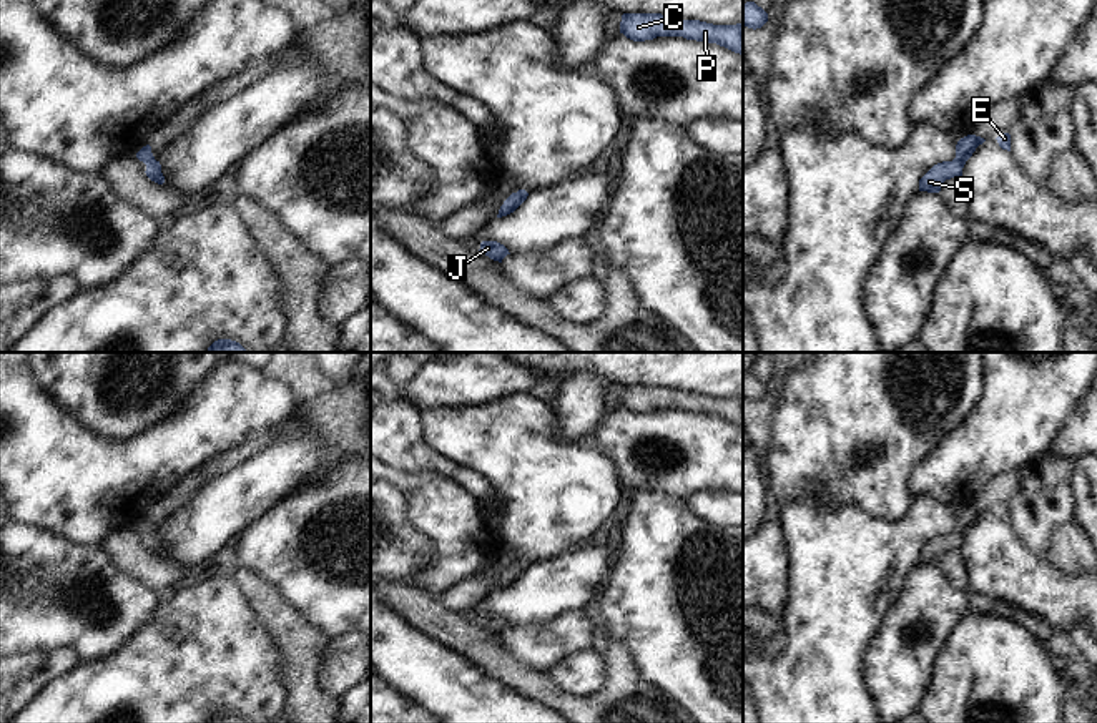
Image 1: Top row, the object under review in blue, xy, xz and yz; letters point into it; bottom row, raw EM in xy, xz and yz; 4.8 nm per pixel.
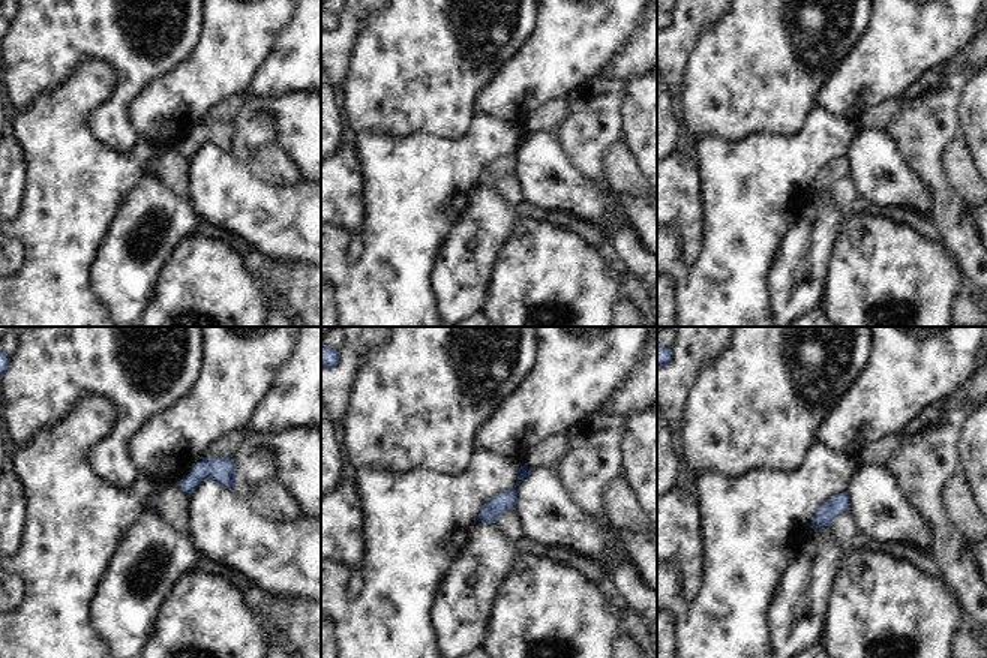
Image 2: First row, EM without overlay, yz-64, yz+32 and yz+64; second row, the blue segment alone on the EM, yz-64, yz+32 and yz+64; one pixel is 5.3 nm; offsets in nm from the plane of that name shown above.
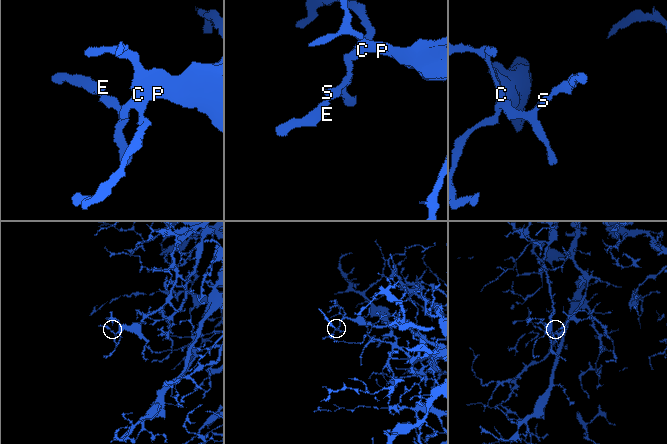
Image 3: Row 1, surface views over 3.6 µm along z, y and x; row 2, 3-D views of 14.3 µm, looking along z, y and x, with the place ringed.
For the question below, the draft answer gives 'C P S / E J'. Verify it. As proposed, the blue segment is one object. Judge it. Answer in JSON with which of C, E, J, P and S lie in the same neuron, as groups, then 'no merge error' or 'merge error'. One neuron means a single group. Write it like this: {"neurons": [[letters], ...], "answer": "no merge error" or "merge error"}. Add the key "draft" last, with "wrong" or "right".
{"neurons": [["C", "E", "J", "P", "S"]], "answer": "no merge error", "draft": "wrong"}

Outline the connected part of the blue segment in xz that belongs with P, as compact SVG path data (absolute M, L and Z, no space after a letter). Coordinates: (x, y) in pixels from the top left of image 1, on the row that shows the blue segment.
M623 13L620 33L633 42L653 40L657 37L683 37L686 40L716 43L743 55L743 23L713 25L662 13Z

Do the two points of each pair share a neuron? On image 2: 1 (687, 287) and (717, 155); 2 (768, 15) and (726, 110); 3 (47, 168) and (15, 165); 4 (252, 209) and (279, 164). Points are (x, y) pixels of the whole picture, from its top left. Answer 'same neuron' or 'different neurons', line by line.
1: same neuron
2: same neuron
3: different neurons
4: different neurons

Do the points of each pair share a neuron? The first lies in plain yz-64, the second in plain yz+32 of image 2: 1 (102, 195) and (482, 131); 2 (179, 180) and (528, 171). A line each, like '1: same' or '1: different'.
1: same
2: different

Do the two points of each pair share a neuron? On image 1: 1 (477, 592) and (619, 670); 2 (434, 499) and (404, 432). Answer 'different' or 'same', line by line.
1: different
2: different

